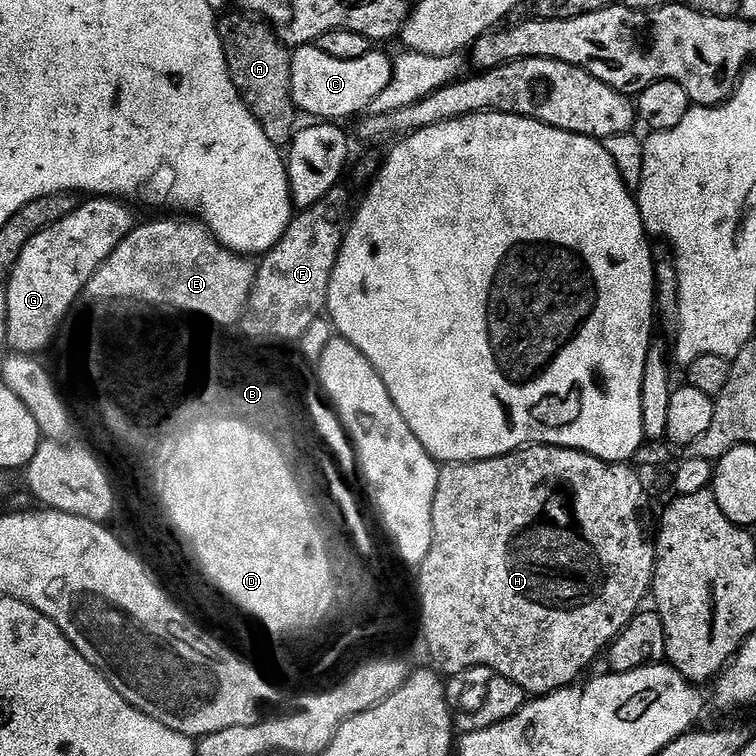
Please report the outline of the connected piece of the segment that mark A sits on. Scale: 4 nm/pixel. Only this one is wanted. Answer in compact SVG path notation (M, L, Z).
M247 15L223 17L220 37L224 39L226 66L238 94L254 114L254 118L266 130L266 138L277 146L288 146L298 131L298 109L292 100L290 70L292 52L280 41L280 37L267 23Z

